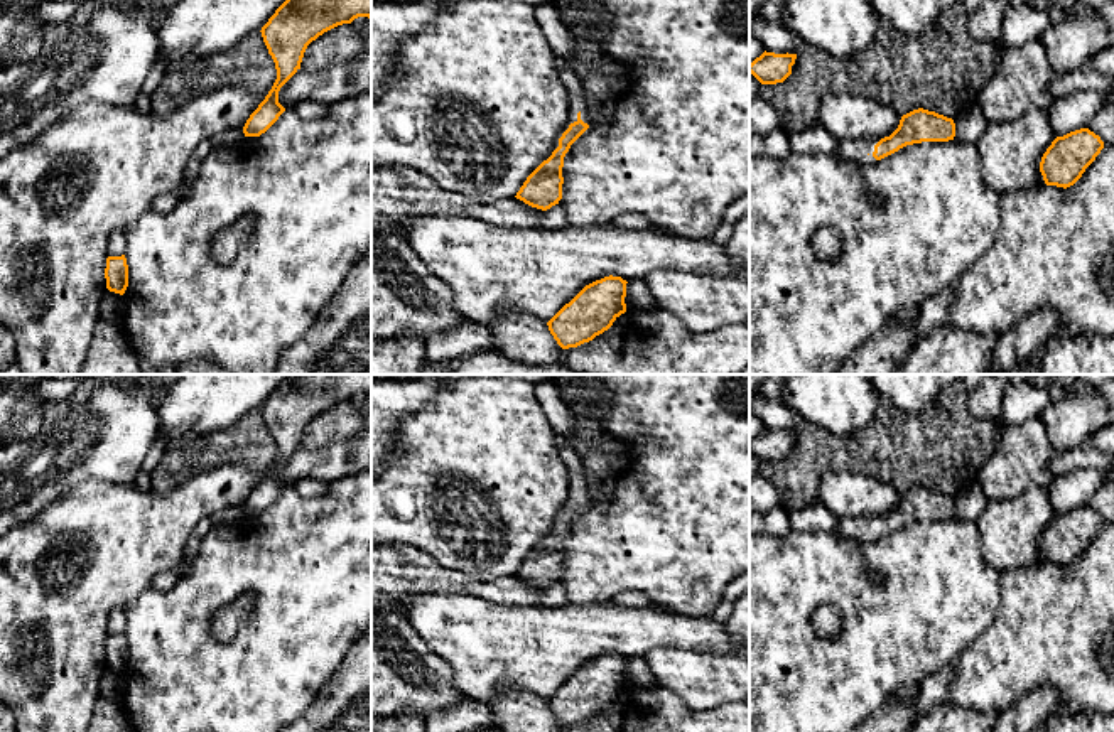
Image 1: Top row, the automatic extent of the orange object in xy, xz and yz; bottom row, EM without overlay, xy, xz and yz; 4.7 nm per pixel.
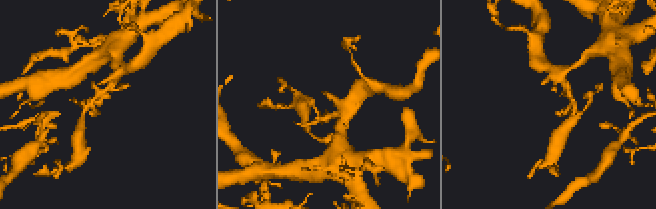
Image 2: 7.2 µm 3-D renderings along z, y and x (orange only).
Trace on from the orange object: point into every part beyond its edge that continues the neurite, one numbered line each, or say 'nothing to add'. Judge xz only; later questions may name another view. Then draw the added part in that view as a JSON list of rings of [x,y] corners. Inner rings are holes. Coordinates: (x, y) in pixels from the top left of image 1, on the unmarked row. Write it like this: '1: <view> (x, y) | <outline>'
1: xz (578, 479) | [[[555,432],[555,447],[559,449],[559,454],[567,466],[571,482],[569,499],[562,508],[562,511],[569,506],[571,501],[577,499],[579,496],[584,501],[591,503],[587,479],[581,457],[571,449],[571,444],[557,432]],[[562,511],[559,513],[559,516],[562,514]],[[559,516],[555,519],[555,526],[559,525]]]

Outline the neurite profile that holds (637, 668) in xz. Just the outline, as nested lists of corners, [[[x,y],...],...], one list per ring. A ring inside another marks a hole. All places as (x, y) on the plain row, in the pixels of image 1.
[[[643,656],[630,658],[626,661],[626,675],[625,675],[626,686],[640,685],[640,686],[653,686],[657,678],[653,676],[648,663]]]

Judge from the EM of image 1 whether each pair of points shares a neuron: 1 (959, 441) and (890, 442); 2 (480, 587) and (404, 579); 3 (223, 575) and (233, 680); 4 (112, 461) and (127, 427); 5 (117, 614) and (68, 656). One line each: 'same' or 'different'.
1: same
2: same
3: same
4: same
5: different

